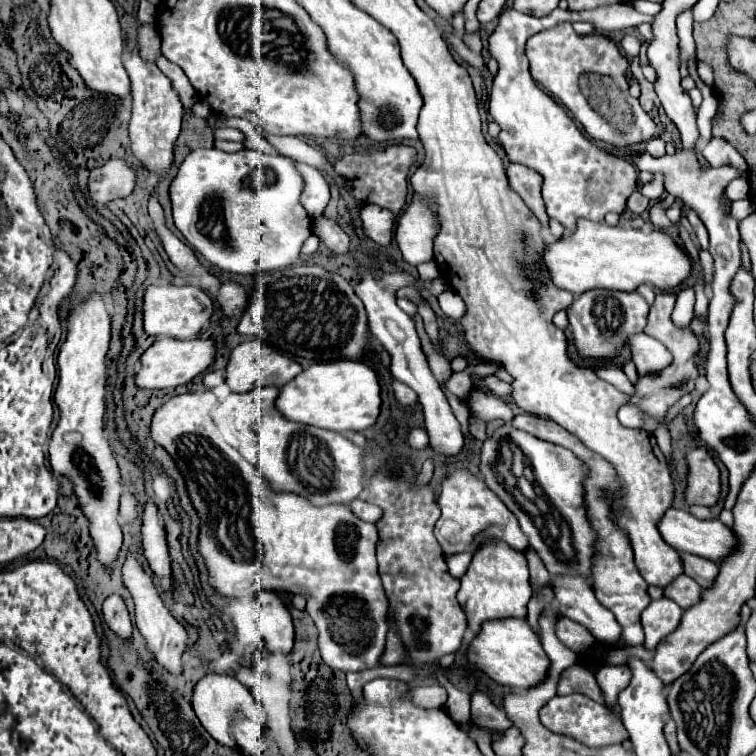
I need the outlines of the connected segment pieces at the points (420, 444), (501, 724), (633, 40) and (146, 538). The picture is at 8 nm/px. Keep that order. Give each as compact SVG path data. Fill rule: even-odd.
M414 428L412 432L410 432L410 436L408 436L408 444L412 446L412 448L416 448L416 450L424 450L428 444L426 444L428 440L426 440L426 434L424 434L424 430L420 430L420 428Z
M472 694L472 720L482 728L508 730L512 726L506 710L502 706L496 706L486 694Z
M626 34L626 36L620 40L620 44L622 44L622 50L626 52L626 56L628 56L628 58L638 56L638 50L640 50L640 40L638 40L638 36Z
M146 504L144 508L144 524L142 524L142 548L144 556L150 562L152 572L162 580L162 586L170 590L170 560L168 560L168 544L162 526L158 524L158 508L154 504Z

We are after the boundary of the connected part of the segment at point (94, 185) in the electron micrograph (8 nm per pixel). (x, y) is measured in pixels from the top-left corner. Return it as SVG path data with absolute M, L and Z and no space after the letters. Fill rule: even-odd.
M120 158L108 160L90 174L90 196L98 204L108 204L116 198L126 198L136 186L136 170Z

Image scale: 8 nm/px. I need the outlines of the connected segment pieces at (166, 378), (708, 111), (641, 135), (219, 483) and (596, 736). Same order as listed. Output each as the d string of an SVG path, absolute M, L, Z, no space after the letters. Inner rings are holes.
M158 338L140 358L142 370L136 374L136 384L140 388L176 388L188 384L198 374L206 372L216 360L216 342L214 340L176 340L176 338Z
M690 60L687 65L689 75L694 79L696 87L701 90L703 97L703 101L697 111L697 126L700 130L700 138L703 142L709 142L713 138L711 121L716 114L718 100L712 89L699 78L696 62Z
M562 22L562 24L554 26L554 28L550 28L550 30L538 32L532 38L528 38L528 42L526 42L526 56L530 60L530 74L532 74L532 78L536 82L540 82L546 88L546 92L556 96L572 112L572 116L584 126L584 130L586 130L586 134L590 138L606 142L606 144L612 144L616 148L630 148L632 144L646 142L650 138L654 138L654 136L660 136L660 130L654 124L652 116L640 108L638 100L628 96L628 88L630 88L628 78L626 78L628 60L626 60L626 56L620 54L618 46L616 46L616 42L612 38L608 38L604 34L580 36L580 34L574 32L570 22ZM588 72L610 72L610 76L618 80L626 100L632 106L632 110L638 110L636 122L634 122L632 130L628 130L628 132L612 130L612 126L588 104L588 100L580 92L580 76L588 74Z
M186 392L180 396L170 398L162 408L156 410L154 418L152 418L152 438L154 442L158 442L160 446L164 446L170 456L176 460L186 486L188 486L188 494L192 498L194 508L200 514L200 554L206 560L206 566L210 570L210 584L224 596L232 596L232 598L240 598L240 596L250 596L256 594L260 590L280 590L280 592L288 592L288 594L304 594L308 600L308 614L312 616L318 632L320 632L320 640L318 640L318 648L322 650L322 660L328 662L328 666L332 666L334 670L342 670L342 672L358 672L358 670L366 670L366 668L376 668L380 664L380 656L384 652L386 646L386 632L388 632L388 624L386 624L386 616L388 616L388 608L390 602L386 598L380 574L378 574L378 562L376 562L376 540L378 540L378 530L376 524L364 522L360 520L352 510L350 504L330 504L330 506L314 506L308 498L302 498L298 494L288 494L288 492L272 492L266 476L260 470L250 472L250 462L234 448L230 446L216 422L210 418L210 410L216 404L216 396L212 392Z
M582 694L572 696L556 696L539 711L540 721L548 730L556 734L568 734L576 740L580 740L586 746L604 746L604 744L616 744L628 738L628 734L622 728L622 720L614 718L604 710L602 704L592 702L590 698Z

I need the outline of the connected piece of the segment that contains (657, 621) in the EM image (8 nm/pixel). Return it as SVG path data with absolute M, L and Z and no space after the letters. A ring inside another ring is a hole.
M670 598L652 600L650 606L642 612L642 626L646 632L644 646L648 650L654 650L662 638L672 634L676 626L680 624L680 612L684 612L676 602Z

